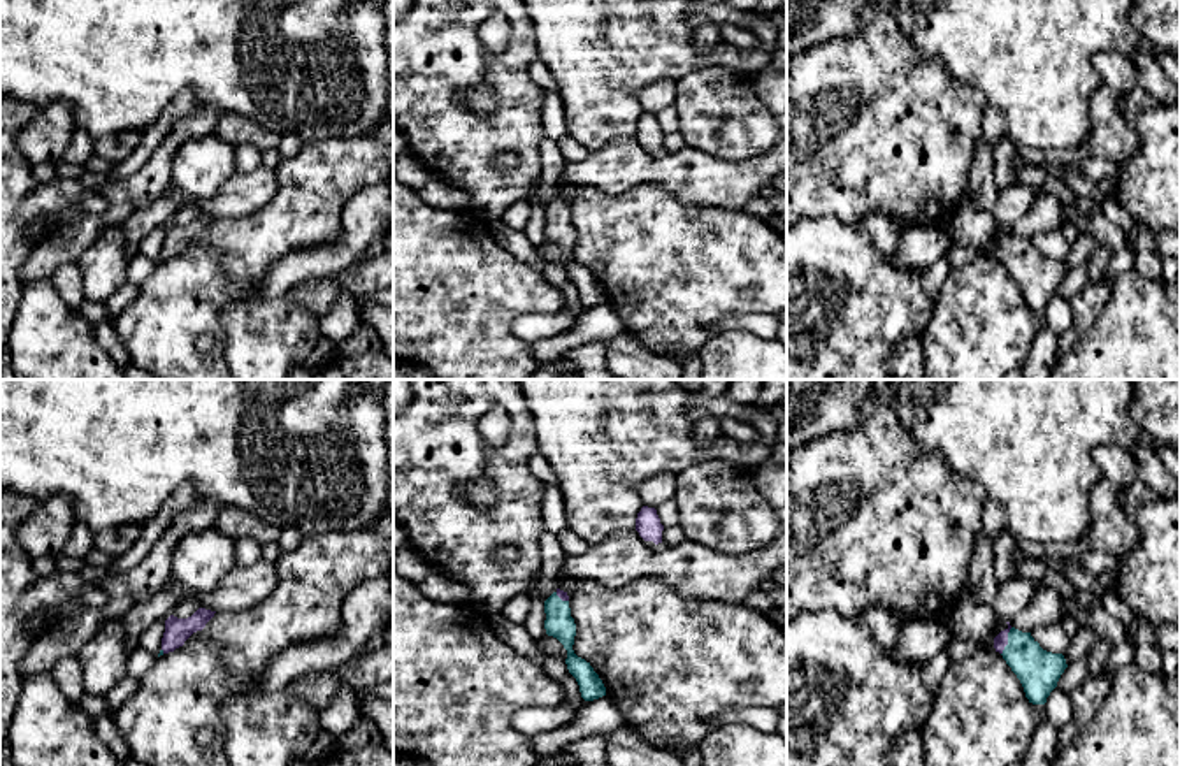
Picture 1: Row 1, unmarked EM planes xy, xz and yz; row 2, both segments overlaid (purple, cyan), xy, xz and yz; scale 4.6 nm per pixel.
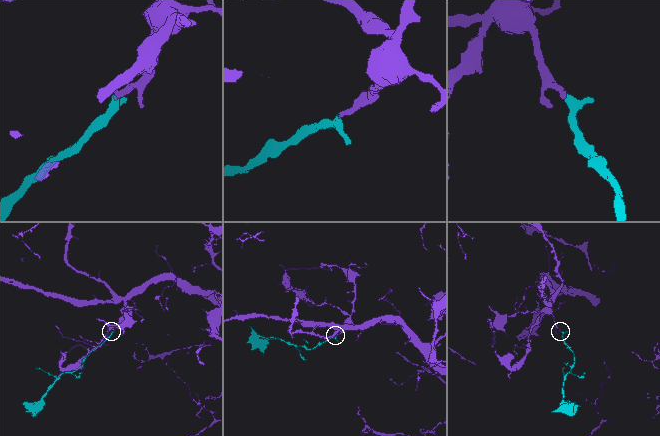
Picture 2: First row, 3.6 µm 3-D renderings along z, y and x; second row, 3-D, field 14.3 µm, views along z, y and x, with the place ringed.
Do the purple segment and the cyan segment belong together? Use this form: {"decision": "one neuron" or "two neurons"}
{"decision": "one neuron"}

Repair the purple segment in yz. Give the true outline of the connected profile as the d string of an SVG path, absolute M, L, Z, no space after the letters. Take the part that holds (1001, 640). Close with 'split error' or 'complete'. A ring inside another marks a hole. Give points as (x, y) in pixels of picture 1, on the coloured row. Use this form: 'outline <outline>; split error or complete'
outline M1006 624L1008 627L994 638L994 648L1020 680L1029 703L1045 705L1068 668L1066 659L1062 654L1043 650L1031 632Z; split error

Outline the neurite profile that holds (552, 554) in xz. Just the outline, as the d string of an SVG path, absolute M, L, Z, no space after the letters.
M546 531L541 534L539 546L541 546L539 592L543 601L546 601L553 592L557 592L558 571L562 569L565 552L558 543L557 536Z

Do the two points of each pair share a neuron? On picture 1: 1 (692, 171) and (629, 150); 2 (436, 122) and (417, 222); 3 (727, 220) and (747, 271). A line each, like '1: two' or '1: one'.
1: one
2: two
3: one

